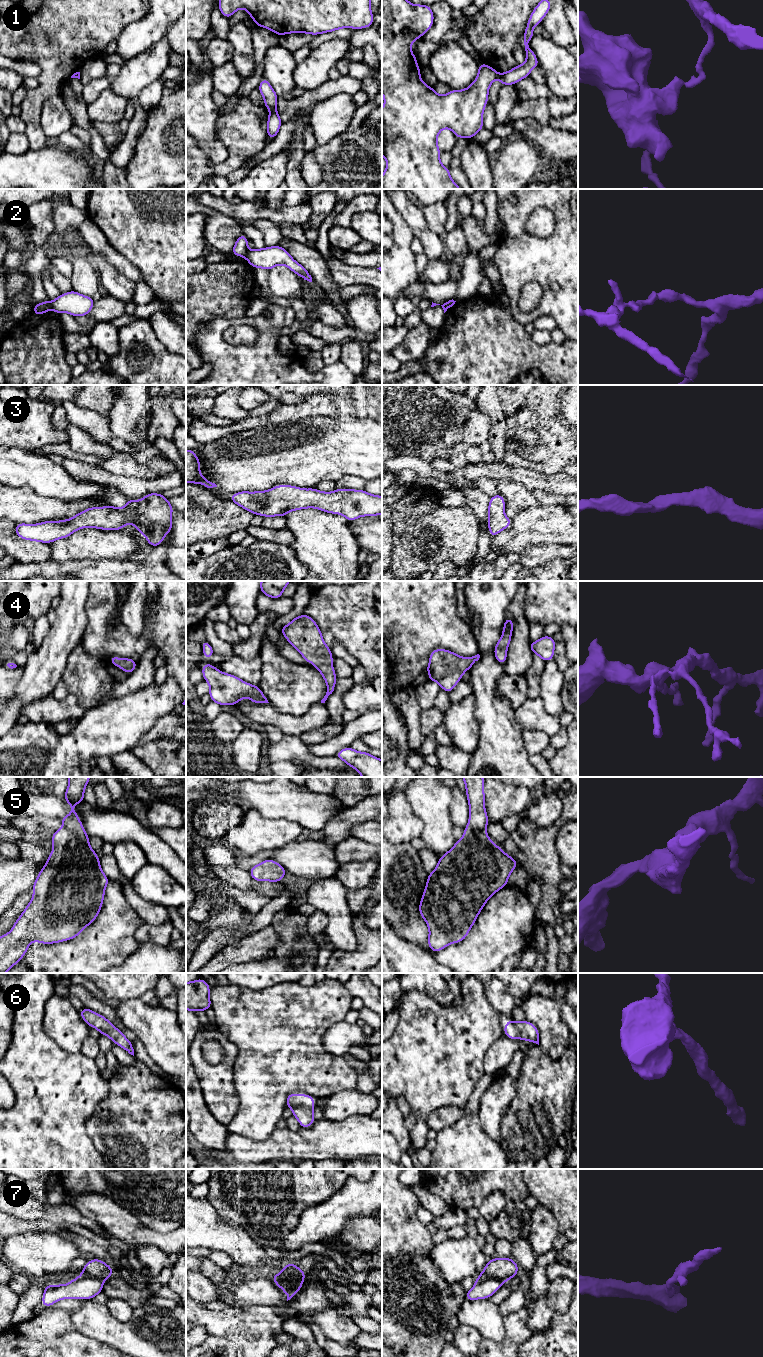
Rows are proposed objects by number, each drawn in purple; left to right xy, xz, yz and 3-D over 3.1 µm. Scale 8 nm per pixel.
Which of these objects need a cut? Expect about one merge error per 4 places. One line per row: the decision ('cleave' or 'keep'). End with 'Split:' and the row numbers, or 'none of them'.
1: cleave
2: cleave
3: keep
4: keep
5: keep
6: keep
7: cleave
Split: 1, 2, 7

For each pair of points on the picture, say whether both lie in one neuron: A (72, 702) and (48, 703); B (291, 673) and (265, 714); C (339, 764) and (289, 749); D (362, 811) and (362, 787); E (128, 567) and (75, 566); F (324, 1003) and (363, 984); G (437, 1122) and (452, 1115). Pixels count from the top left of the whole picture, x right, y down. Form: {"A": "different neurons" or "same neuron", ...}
{"A": "same neuron", "B": "different neurons", "C": "same neuron", "D": "different neurons", "E": "same neuron", "F": "different neurons", "G": "same neuron"}

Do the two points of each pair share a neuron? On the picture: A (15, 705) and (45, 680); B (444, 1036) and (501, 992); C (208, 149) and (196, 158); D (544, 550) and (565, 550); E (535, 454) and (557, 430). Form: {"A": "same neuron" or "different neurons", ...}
{"A": "same neuron", "B": "different neurons", "C": "different neurons", "D": "same neuron", "E": "different neurons"}

